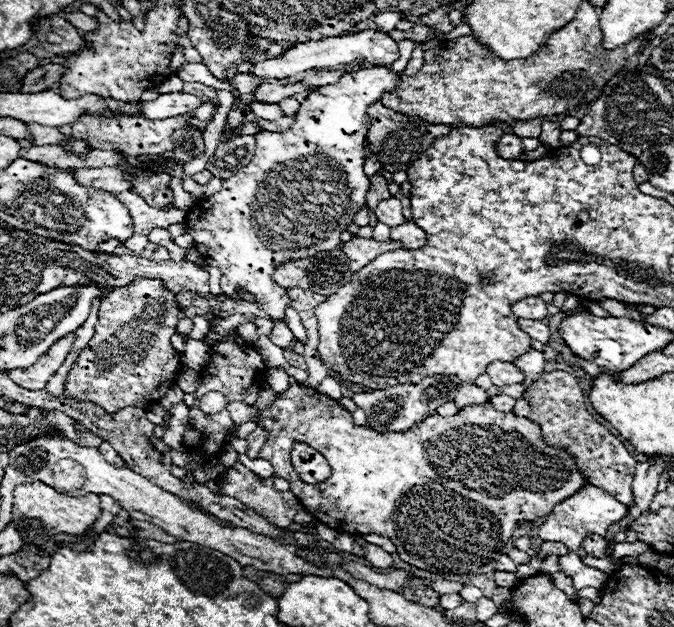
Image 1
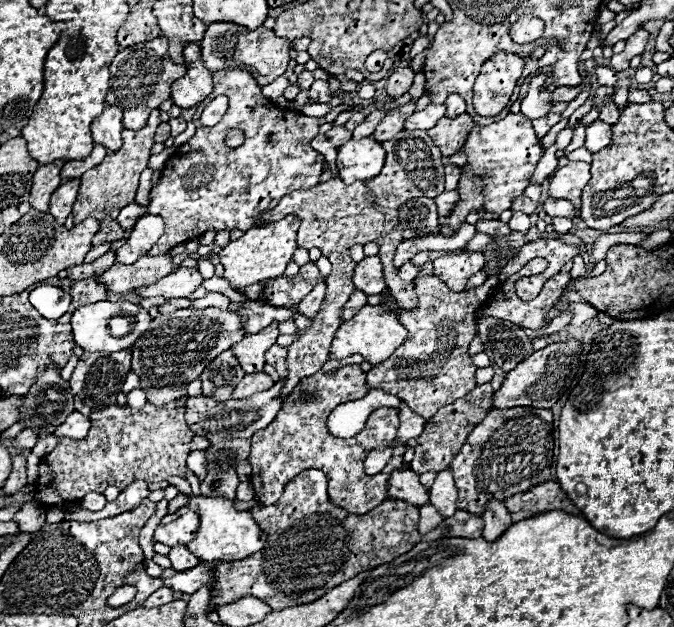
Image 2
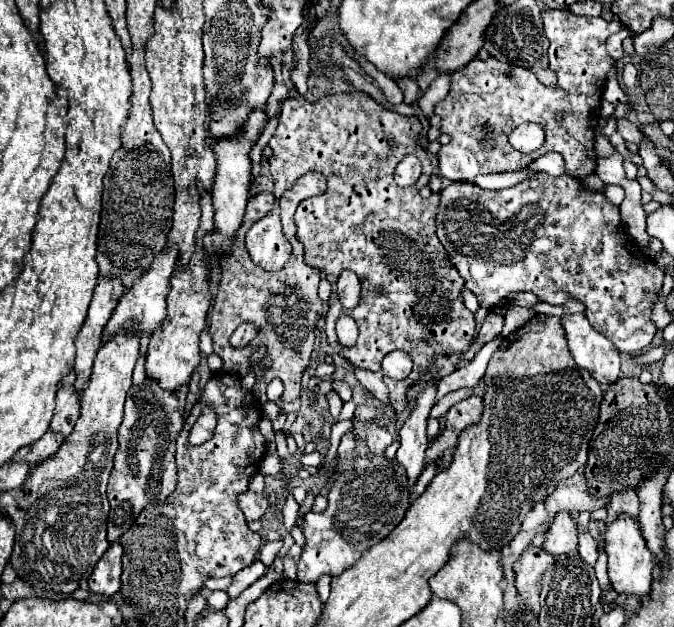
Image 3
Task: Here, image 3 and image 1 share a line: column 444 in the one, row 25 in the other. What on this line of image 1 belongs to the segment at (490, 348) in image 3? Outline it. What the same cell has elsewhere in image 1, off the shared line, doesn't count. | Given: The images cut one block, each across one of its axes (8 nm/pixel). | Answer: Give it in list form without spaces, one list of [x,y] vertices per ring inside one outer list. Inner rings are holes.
[[[382,12],[382,14],[378,14],[378,16],[374,18],[378,30],[386,30],[386,32],[392,30],[398,20],[400,20],[400,14],[398,14],[398,12]]]

